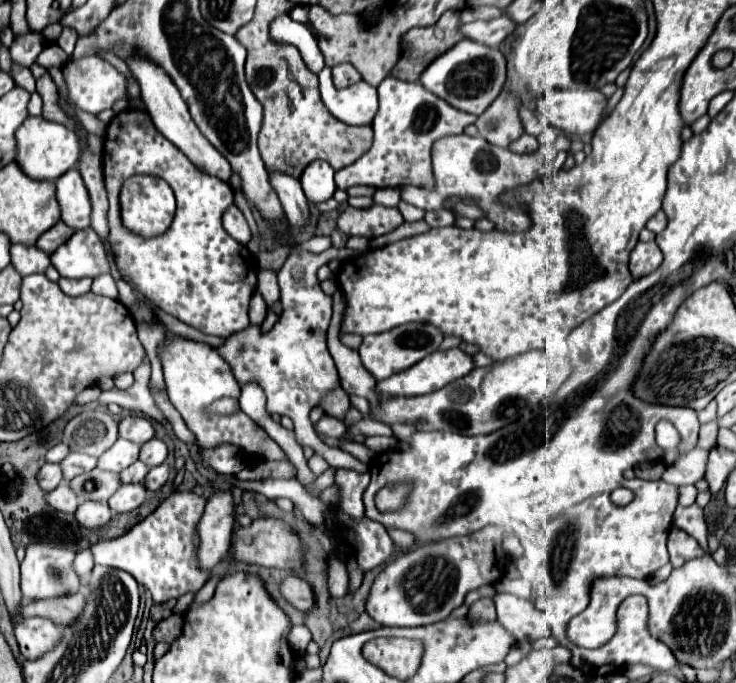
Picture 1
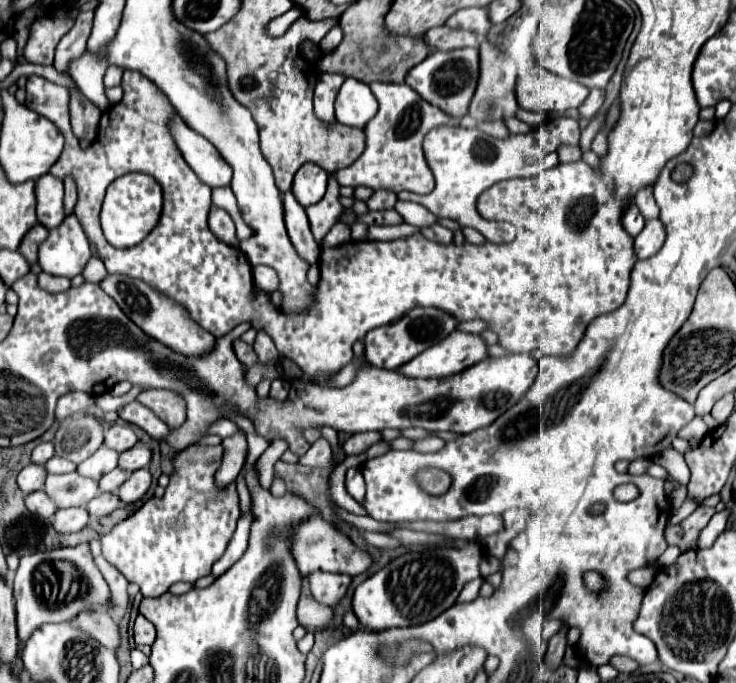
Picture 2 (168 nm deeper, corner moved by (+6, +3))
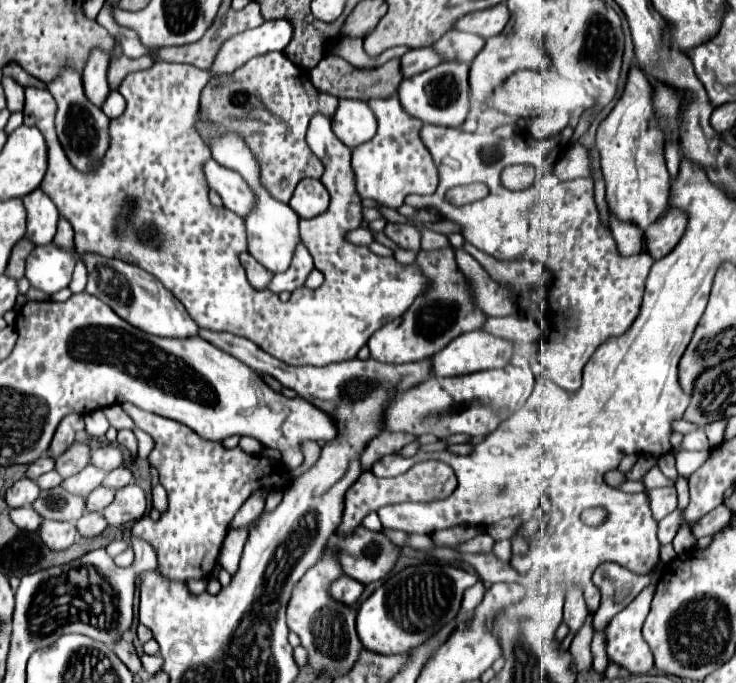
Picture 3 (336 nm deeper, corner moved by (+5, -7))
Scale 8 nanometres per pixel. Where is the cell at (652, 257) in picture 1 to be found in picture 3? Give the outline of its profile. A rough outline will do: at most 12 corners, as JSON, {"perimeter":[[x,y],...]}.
{"perimeter":[[669,210],[645,232],[645,246],[655,260],[679,244],[687,214]]}

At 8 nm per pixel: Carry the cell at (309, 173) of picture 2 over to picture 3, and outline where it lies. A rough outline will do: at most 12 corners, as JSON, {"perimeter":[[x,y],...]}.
{"perimeter":[[301,180],[289,206],[301,218],[315,218],[329,206],[321,180]]}

